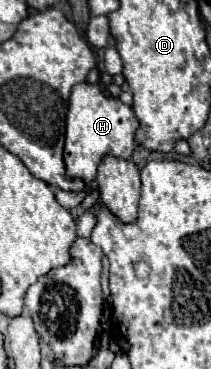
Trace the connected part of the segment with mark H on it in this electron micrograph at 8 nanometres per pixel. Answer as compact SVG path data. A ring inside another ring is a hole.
M79 82L71 88L69 112L67 112L67 130L65 130L65 166L71 178L81 178L87 184L85 192L63 192L57 190L55 198L63 208L77 210L81 200L89 193L91 180L97 174L97 166L105 154L113 154L119 158L131 158L135 148L135 132L139 128L139 120L133 110L123 104L119 98L107 96L99 82Z

